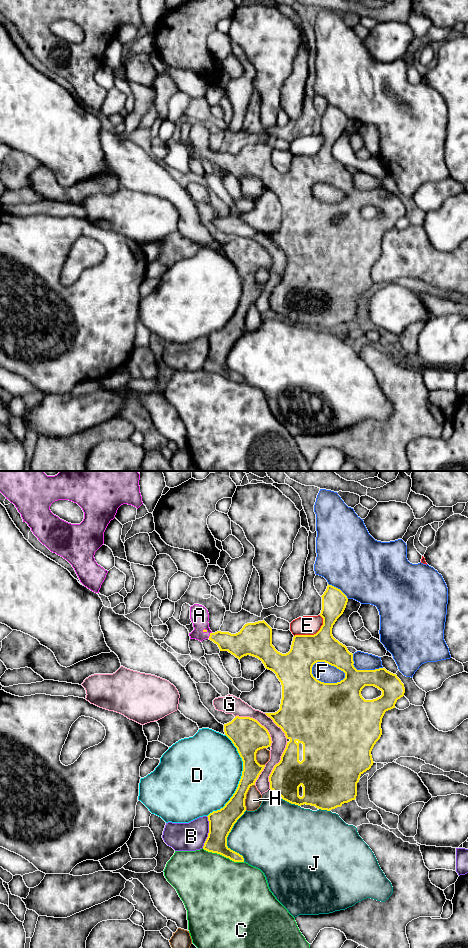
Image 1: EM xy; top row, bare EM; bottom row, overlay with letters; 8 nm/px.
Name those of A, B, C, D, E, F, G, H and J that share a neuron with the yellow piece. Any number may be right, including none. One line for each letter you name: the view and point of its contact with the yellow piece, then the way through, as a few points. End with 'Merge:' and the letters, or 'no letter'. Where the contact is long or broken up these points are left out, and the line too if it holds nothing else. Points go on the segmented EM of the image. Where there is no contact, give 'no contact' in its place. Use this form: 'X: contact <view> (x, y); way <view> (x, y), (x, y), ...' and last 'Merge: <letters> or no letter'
A: contact xy (210, 635); way xy (239, 644), (227, 642), (210, 635), (200, 623), (199, 615)
Merge: A

